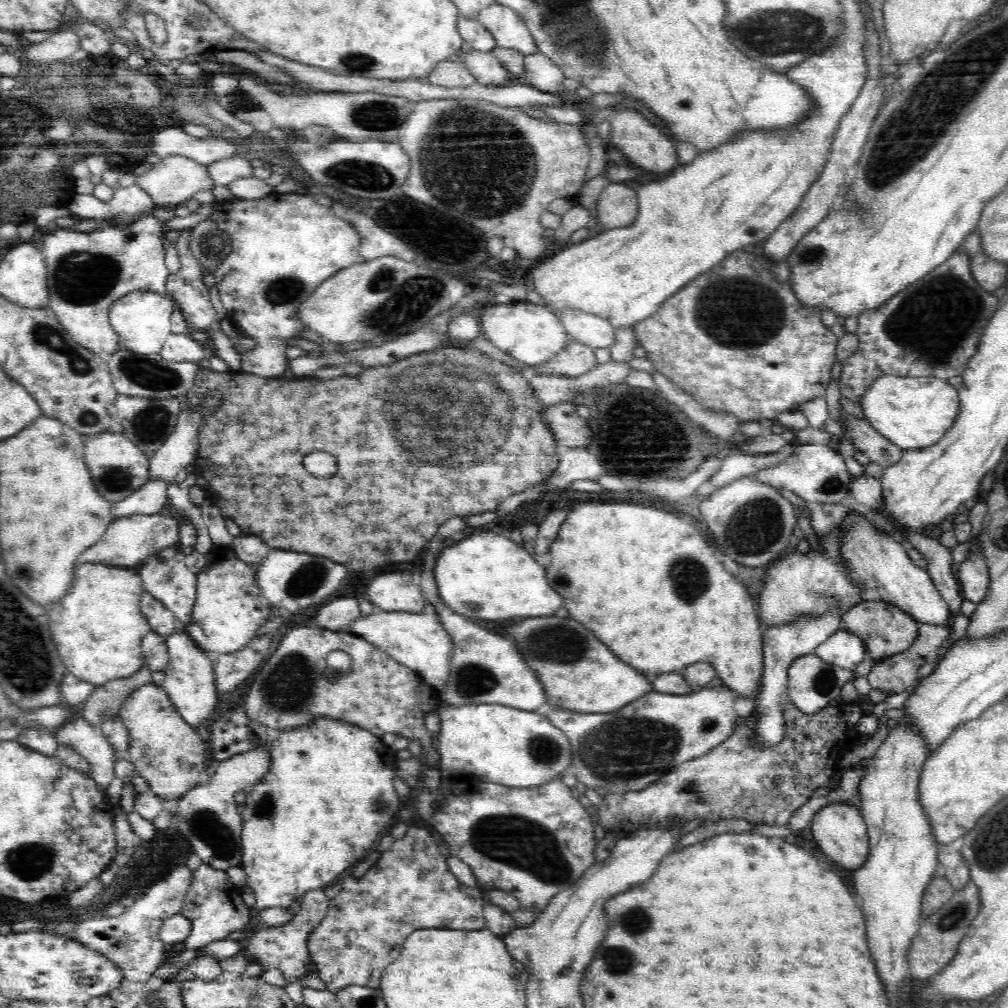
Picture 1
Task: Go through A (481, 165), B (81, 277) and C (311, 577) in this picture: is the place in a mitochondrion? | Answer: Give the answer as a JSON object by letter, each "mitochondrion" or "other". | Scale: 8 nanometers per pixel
{"A":"mitochondrion","B":"mitochondrion","C":"mitochondrion"}

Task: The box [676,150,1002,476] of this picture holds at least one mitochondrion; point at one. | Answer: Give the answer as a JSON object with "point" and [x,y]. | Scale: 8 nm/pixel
{"point":[937,316]}

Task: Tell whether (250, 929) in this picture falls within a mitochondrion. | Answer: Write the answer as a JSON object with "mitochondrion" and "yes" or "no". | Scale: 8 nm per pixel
{"mitochondrion":"no"}

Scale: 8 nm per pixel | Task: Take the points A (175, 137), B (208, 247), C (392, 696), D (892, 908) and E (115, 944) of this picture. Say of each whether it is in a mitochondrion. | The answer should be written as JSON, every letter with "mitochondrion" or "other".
{"A":"other","B":"mitochondrion","C":"other","D":"other","E":"mitochondrion"}

